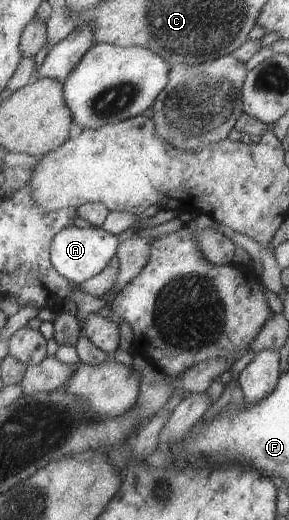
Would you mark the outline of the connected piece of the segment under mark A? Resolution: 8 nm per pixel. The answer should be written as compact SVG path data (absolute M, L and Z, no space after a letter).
M75 225L65 227L52 240L50 258L56 271L63 278L75 283L83 282L99 274L102 268L116 253L117 241L114 235L105 232L100 226L95 228L78 228Z

